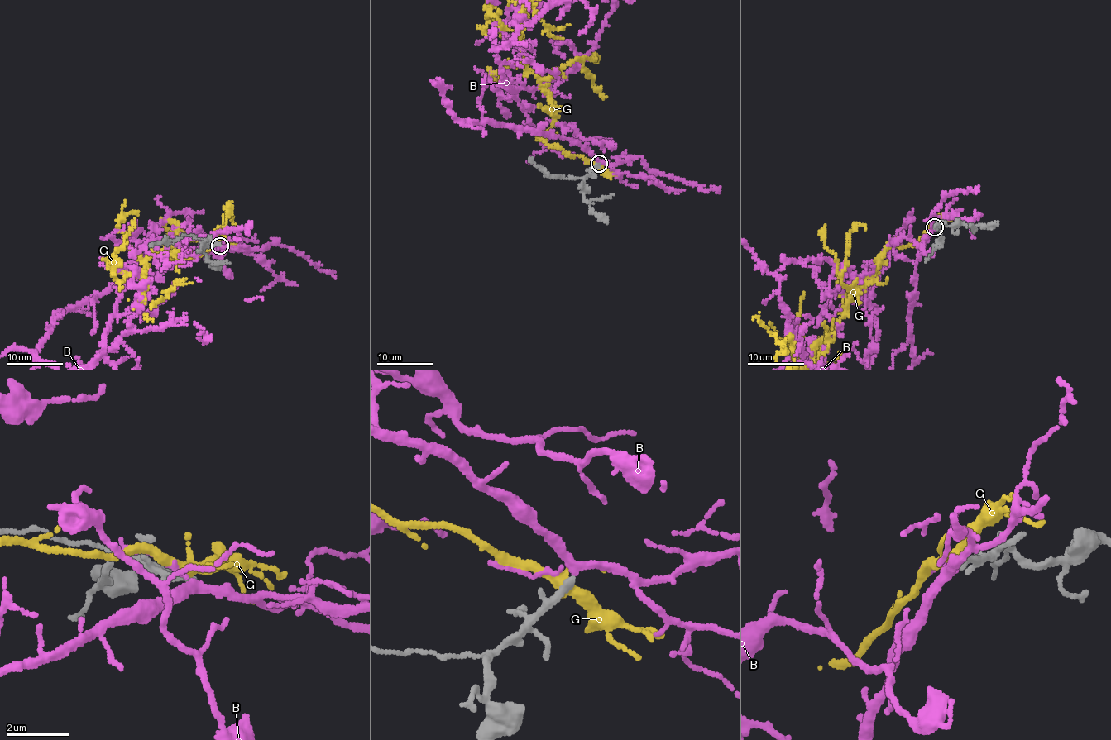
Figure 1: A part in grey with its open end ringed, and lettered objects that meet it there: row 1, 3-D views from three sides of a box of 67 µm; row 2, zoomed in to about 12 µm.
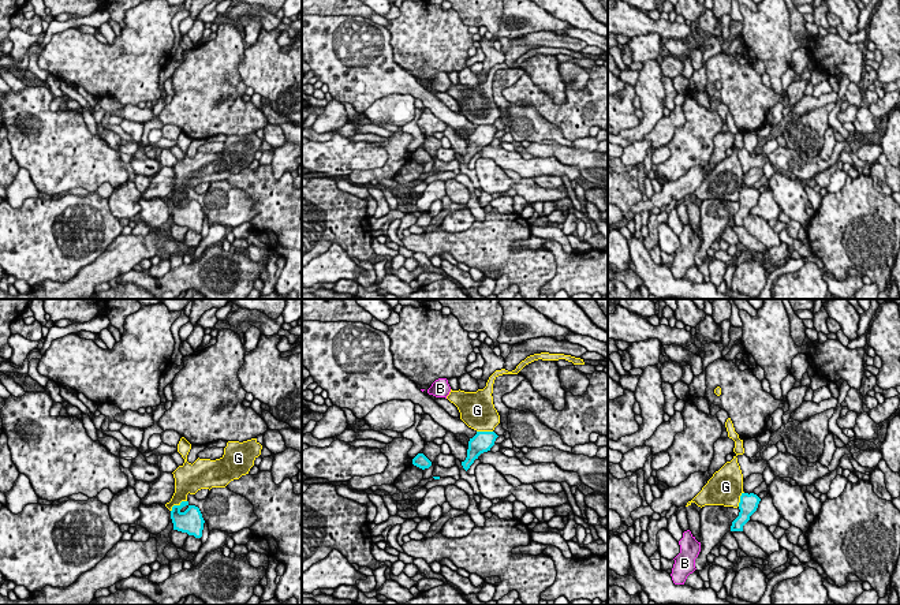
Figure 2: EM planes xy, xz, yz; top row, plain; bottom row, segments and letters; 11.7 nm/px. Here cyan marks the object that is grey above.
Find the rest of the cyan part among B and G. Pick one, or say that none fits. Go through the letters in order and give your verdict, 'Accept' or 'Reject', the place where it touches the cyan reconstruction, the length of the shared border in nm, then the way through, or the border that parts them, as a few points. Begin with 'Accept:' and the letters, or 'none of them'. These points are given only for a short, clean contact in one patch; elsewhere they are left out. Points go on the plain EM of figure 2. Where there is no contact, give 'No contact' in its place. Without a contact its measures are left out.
Accept: B
B: Accept. No contact
G: Reject. Touches cyan at xy (176, 200). Shared border 240 nm. Boundary: xy (186, 194), (175, 198), (171, 205)

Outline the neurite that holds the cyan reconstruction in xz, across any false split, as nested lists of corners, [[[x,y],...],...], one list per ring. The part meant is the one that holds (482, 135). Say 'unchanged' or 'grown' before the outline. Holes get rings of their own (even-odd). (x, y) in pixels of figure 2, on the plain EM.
unchanged; [[[477,126],[468,135],[467,152],[462,156],[463,163],[467,165],[481,147],[490,145],[497,131],[494,126]]]

